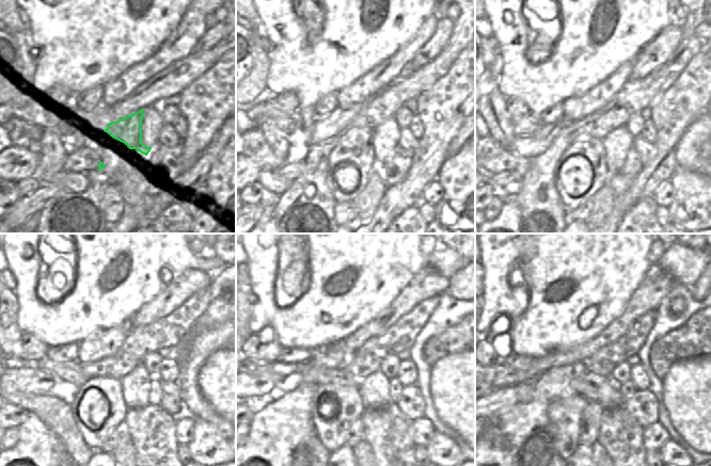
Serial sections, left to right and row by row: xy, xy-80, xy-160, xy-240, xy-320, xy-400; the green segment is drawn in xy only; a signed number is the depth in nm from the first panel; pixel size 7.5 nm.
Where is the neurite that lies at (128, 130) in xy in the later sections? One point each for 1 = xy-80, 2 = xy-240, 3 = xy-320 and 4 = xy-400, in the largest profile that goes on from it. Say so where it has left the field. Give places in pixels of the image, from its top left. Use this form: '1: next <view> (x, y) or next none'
1: next xy-80 (354, 145)
2: next xy-240 (111, 388)
3: next xy-320 (332, 434)
4: next xy-400 (565, 414)

